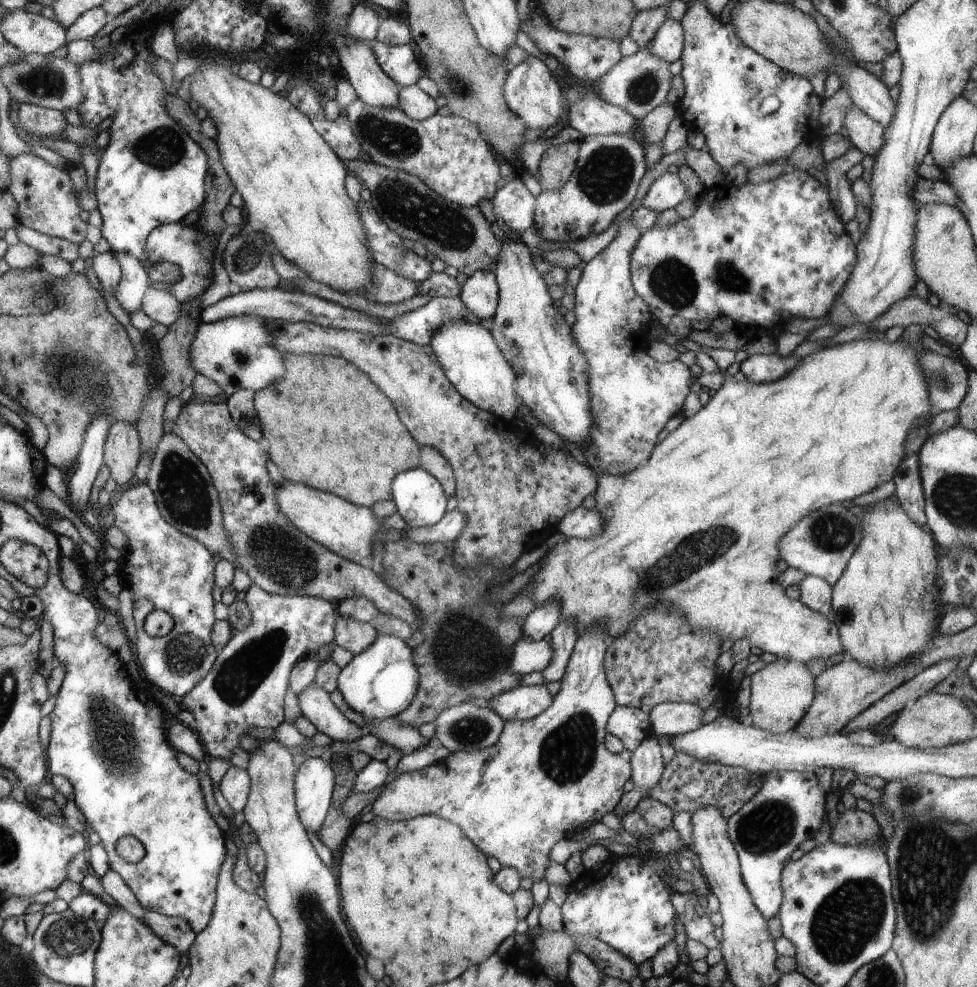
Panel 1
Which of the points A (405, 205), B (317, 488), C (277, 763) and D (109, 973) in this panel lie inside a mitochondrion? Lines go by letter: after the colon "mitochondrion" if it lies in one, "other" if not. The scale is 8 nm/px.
A: mitochondrion
B: other
C: other
D: other

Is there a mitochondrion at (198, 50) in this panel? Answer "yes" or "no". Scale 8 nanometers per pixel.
no

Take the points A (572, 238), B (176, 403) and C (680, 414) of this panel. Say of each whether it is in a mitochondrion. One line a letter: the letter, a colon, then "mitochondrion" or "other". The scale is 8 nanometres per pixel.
A: other
B: other
C: other

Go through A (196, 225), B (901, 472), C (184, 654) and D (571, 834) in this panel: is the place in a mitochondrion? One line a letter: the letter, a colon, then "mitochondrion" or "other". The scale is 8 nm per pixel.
A: other
B: other
C: mitochondrion
D: other

